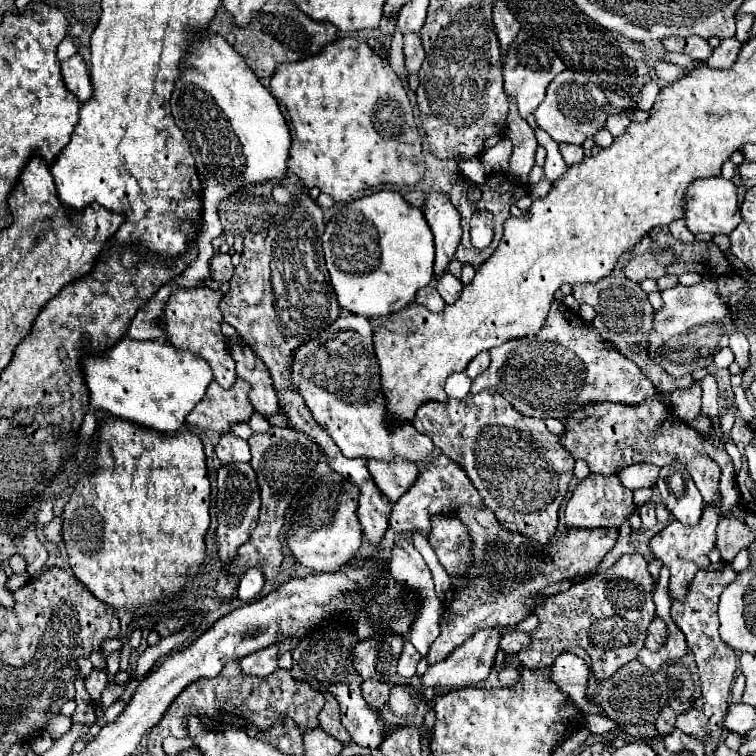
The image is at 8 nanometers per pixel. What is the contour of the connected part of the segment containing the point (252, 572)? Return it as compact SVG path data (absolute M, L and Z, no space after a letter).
M250 568L242 580L240 580L240 586L238 586L238 598L244 600L244 602L252 602L260 596L264 588L264 576L258 568Z

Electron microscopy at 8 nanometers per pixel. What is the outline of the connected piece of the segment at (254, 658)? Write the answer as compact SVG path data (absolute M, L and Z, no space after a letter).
M268 646L264 650L258 650L254 654L248 654L240 660L242 672L252 676L268 676L278 666L278 646Z

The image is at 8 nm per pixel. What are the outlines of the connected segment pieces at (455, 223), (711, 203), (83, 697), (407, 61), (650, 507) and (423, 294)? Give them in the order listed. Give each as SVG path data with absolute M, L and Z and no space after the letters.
M430 194L426 198L424 216L434 234L436 244L436 260L434 260L434 282L436 282L440 274L444 274L460 242L462 236L460 214L444 194Z
M720 176L716 178L698 178L694 180L684 196L684 220L692 234L708 232L708 234L730 234L742 220L738 210L738 194L736 186L730 180Z
M78 676L76 678L76 712L72 716L72 722L74 724L84 724L84 726L92 726L94 724L94 706L90 702L90 696L86 692L86 686L84 686L84 678Z
M404 34L404 66L408 74L416 74L424 60L424 48L418 34Z
M646 502L638 508L640 512L640 520L642 520L642 528L652 528L656 524L656 514L654 514L654 502Z
M428 284L428 286L420 288L414 302L420 304L420 306L424 306L424 308L428 308L430 312L442 312L442 308L446 306L434 284Z

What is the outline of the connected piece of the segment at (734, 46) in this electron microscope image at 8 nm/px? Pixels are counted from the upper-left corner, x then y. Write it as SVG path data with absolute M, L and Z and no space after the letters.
M724 38L718 48L714 48L712 56L706 60L708 66L712 68L728 68L736 62L736 56L740 52L740 42L736 38Z

